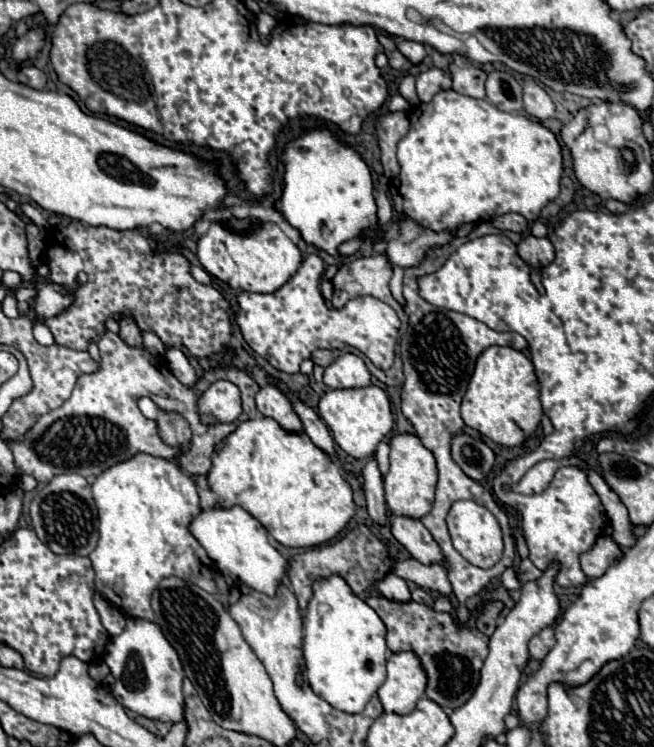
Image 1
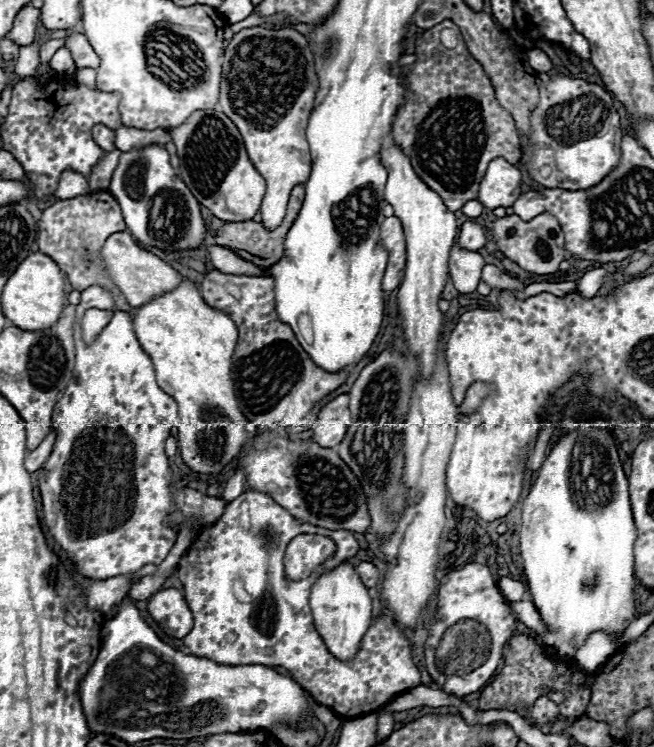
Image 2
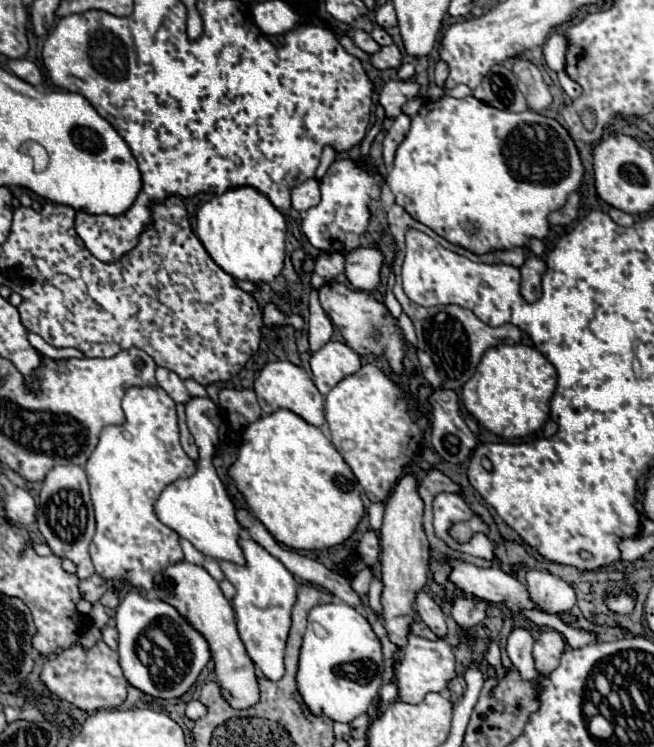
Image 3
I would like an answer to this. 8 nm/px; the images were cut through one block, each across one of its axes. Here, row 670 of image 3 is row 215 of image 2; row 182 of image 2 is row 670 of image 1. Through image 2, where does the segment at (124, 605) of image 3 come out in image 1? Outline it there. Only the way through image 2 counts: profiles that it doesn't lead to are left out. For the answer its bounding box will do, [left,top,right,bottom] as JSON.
[104,618,184,722]

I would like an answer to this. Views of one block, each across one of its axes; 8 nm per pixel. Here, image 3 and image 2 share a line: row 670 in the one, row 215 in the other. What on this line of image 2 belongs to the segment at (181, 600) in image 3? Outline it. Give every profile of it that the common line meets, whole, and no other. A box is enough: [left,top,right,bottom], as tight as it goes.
[170,110,266,222]

